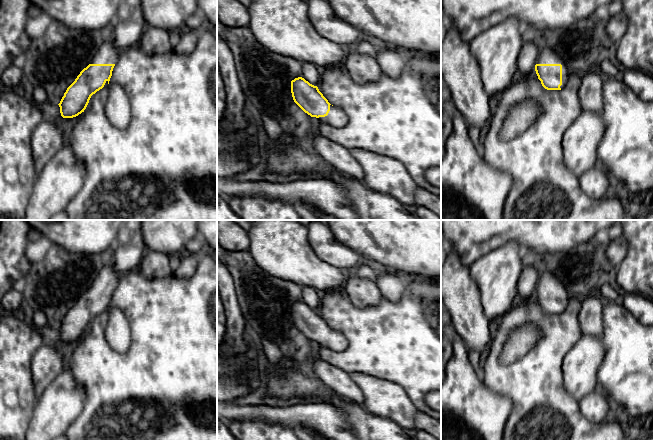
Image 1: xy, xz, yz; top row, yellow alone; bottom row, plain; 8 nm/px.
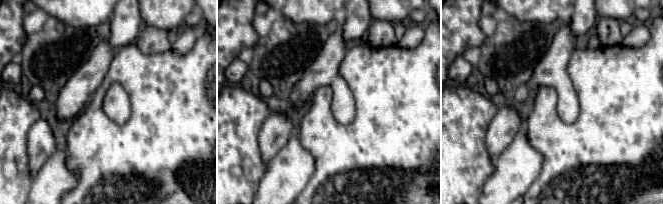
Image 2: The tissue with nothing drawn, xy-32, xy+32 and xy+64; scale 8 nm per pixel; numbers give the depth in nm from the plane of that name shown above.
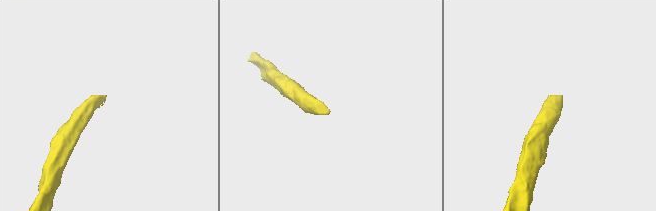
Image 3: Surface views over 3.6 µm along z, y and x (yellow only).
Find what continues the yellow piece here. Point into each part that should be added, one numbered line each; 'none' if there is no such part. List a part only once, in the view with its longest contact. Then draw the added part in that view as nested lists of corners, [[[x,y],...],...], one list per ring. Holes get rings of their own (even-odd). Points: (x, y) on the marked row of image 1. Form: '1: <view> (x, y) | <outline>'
1: yz (548, 55) | [[[547,47],[540,51],[540,54],[536,60],[536,64],[561,64],[562,65],[562,89],[569,79],[569,72],[566,63],[561,58],[561,56],[550,47]]]

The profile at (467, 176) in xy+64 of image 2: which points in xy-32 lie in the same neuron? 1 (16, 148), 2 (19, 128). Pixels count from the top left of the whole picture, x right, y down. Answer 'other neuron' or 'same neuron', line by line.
1: same neuron
2: same neuron

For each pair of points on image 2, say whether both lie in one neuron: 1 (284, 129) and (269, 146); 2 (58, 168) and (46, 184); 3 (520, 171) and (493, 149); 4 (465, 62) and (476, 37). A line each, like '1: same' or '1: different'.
1: same
2: same
3: different
4: different

